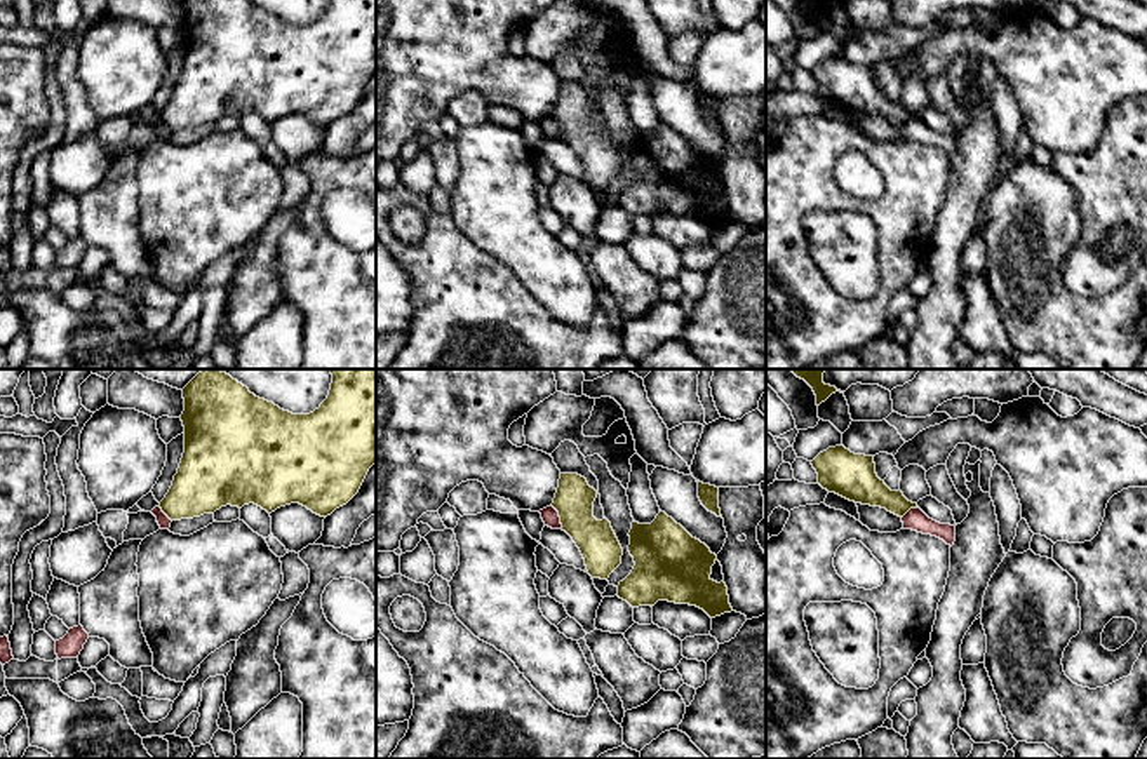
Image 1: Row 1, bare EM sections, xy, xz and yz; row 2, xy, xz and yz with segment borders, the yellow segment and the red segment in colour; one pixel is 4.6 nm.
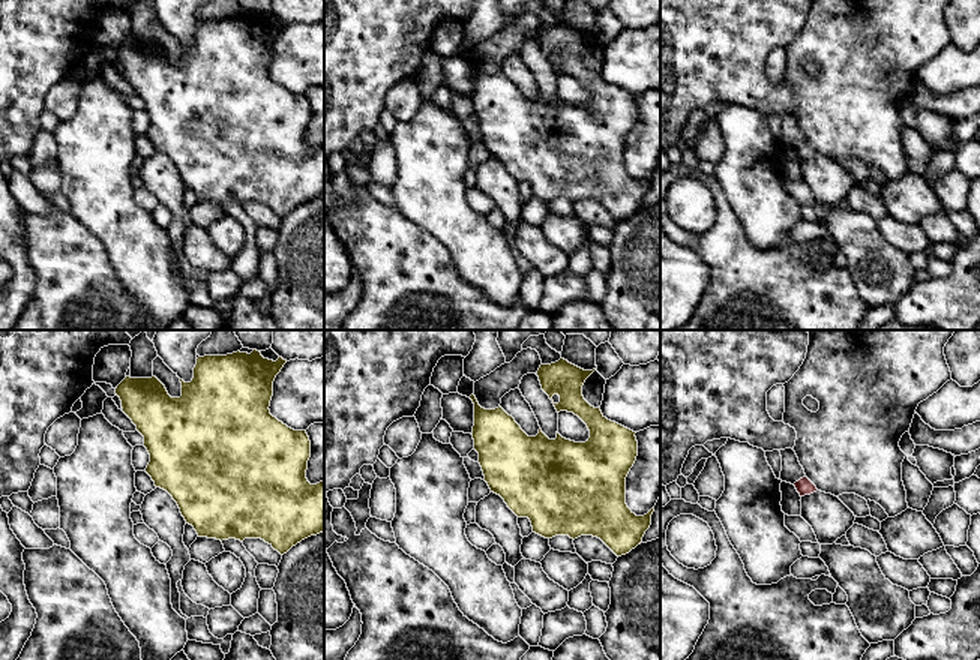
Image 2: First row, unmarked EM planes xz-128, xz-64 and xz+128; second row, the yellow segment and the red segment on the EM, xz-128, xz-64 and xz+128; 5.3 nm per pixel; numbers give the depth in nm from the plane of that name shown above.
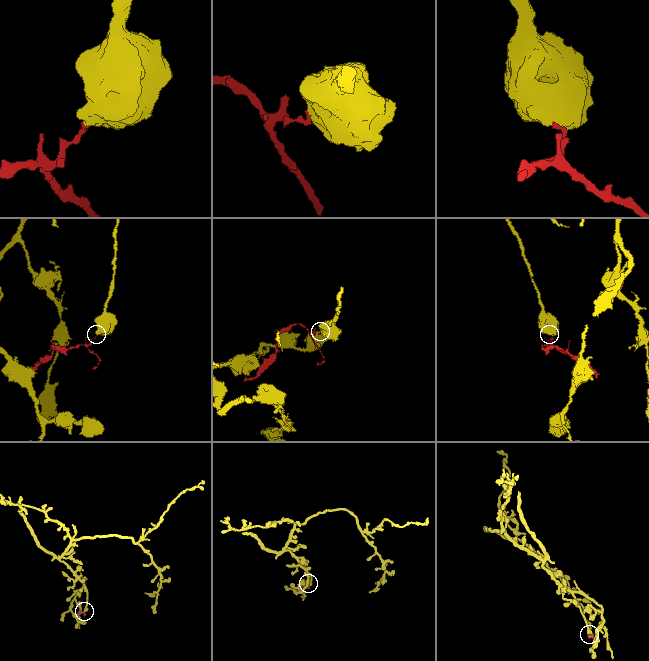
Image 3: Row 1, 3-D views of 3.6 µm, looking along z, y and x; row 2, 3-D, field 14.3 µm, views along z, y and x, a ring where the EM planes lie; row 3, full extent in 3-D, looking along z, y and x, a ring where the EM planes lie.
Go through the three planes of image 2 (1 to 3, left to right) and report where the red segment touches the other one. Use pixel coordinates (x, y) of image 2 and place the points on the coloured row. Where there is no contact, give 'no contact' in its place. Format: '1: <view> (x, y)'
1: no contact
2: no contact
3: no contact

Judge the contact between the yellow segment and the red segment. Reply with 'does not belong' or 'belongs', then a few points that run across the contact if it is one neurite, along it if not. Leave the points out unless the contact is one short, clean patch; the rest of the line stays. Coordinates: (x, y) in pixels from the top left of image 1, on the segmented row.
does not belong; line xz (552, 505), (563, 528)

